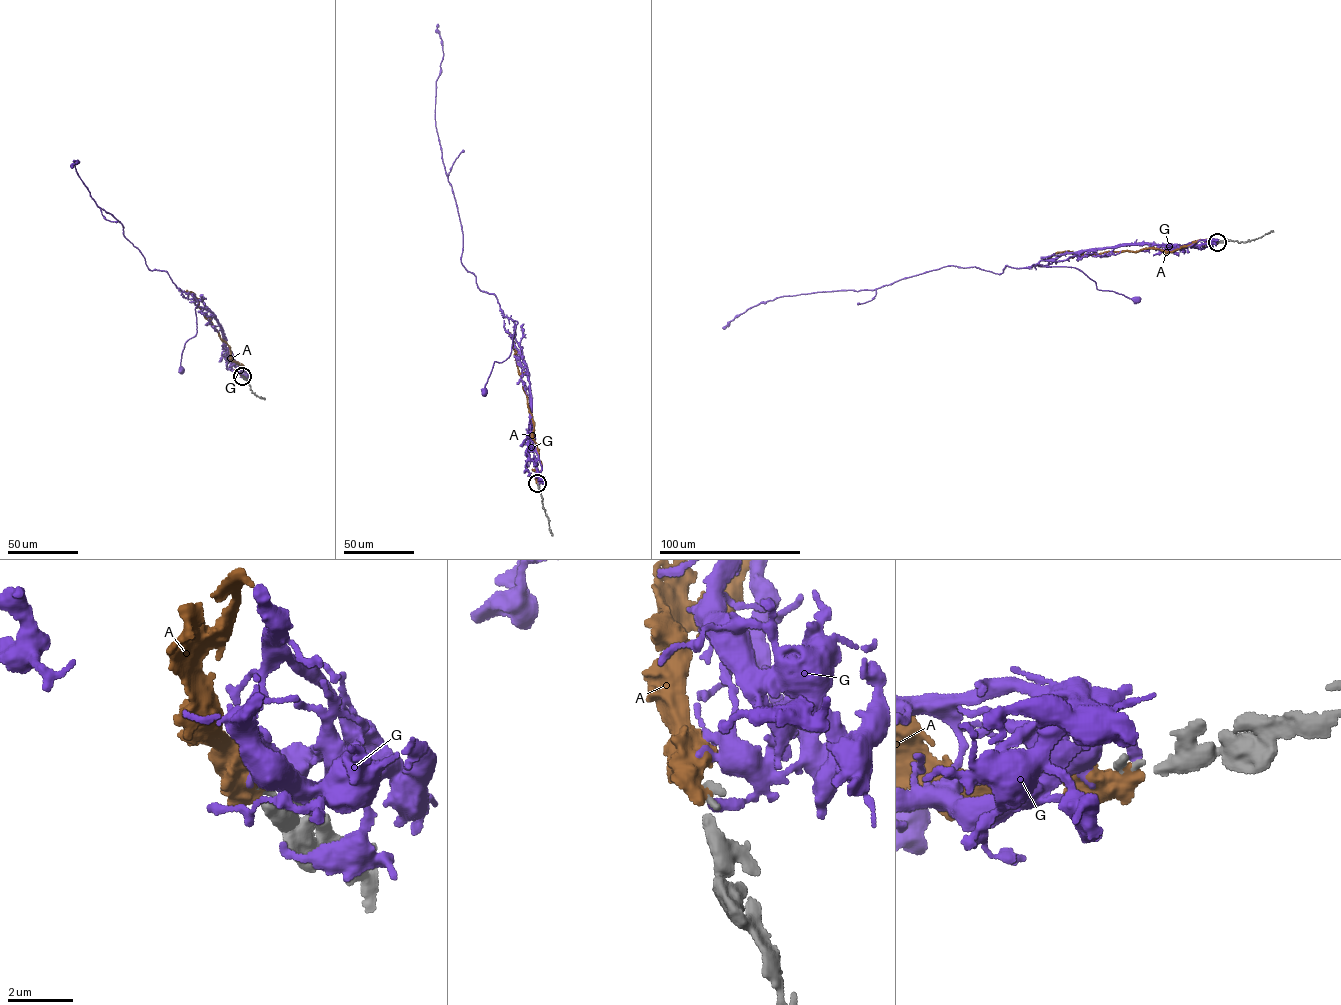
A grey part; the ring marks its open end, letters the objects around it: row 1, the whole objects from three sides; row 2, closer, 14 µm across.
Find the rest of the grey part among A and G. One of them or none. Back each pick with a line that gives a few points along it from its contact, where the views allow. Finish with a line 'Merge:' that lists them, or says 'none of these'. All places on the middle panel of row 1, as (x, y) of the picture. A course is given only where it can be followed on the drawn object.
A: it runs (537, 483), (536, 477), (542, 467), (533, 438), (534, 422), (516, 364), (512, 339), (505, 331)
Merge: A

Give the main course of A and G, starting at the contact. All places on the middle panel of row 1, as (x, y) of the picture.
A: (537, 483), (536, 477), (542, 467), (533, 438), (534, 422), (516, 364), (512, 339), (505, 331)
G: (537, 484), (536, 464), (529, 459), (529, 381), (514, 320), (511, 354), (494, 362), (484, 393)

